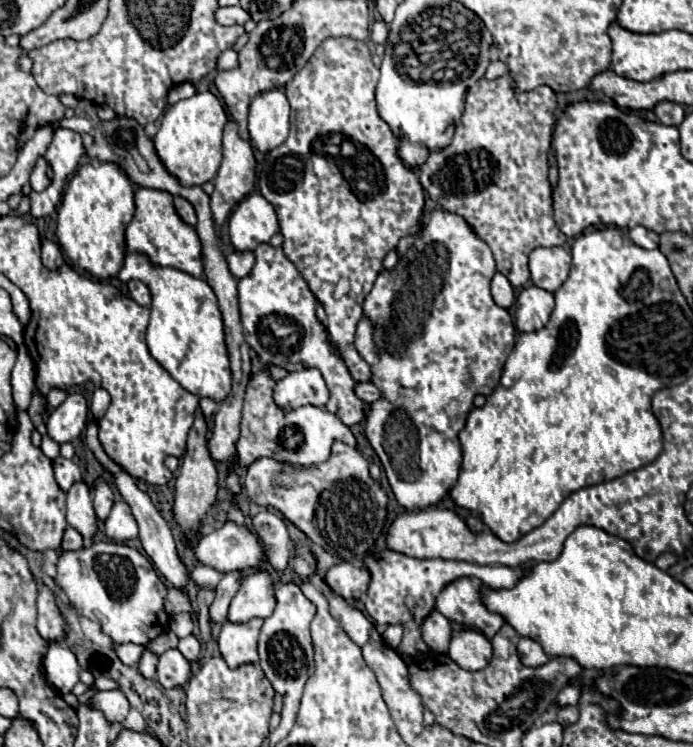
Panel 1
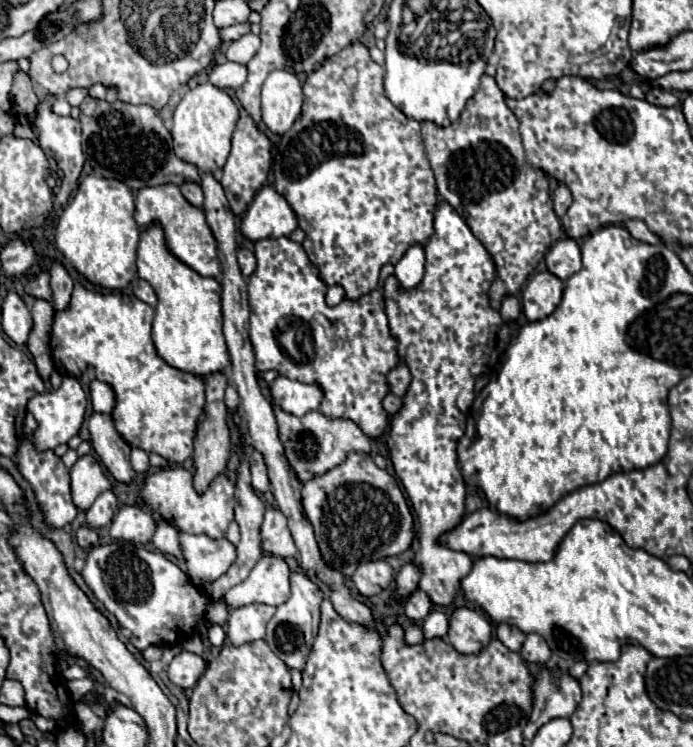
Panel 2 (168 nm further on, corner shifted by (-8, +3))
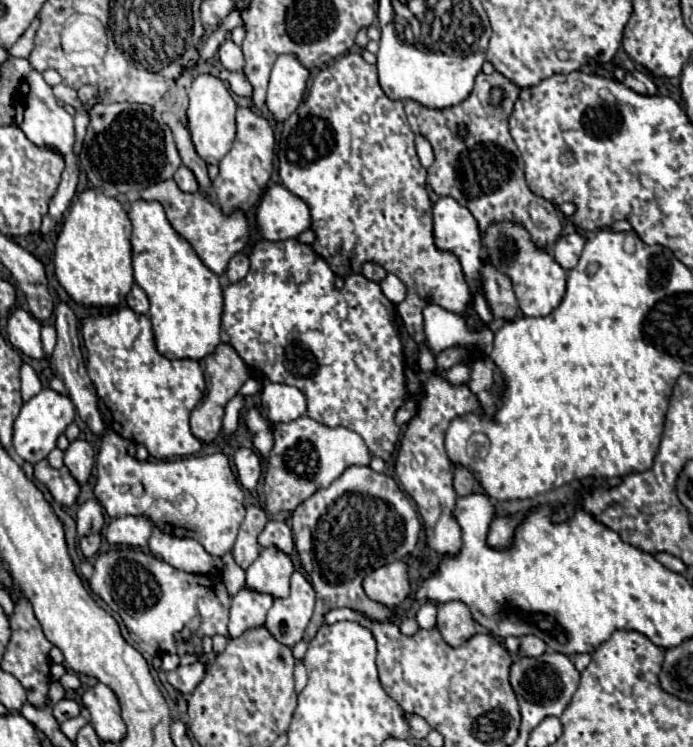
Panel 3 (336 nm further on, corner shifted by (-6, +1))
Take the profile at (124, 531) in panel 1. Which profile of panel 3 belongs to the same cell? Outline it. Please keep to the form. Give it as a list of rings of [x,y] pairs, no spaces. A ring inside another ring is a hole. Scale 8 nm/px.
[[[120,516],[108,524],[106,540],[108,544],[128,544],[128,546],[148,546],[154,524],[146,516]]]

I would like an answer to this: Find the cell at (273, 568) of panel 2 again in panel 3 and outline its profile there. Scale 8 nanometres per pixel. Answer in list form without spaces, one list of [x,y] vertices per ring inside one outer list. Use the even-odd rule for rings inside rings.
[[[264,548],[246,570],[244,586],[260,594],[270,594],[272,598],[286,598],[290,594],[292,572],[290,556],[278,552],[278,548]]]

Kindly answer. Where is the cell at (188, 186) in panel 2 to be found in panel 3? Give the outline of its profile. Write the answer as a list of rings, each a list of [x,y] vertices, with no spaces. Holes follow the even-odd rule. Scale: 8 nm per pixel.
[[[186,166],[178,168],[178,172],[174,174],[174,180],[176,180],[176,184],[178,184],[178,188],[180,188],[182,192],[190,192],[190,194],[192,194],[192,192],[198,192],[198,190],[200,190],[194,174],[192,174]]]

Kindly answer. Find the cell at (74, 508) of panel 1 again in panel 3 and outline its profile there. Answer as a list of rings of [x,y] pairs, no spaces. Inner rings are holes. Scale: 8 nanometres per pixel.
[[[74,440],[70,448],[64,452],[64,466],[70,470],[70,474],[76,478],[80,486],[88,482],[94,464],[96,464],[96,454],[86,440]]]

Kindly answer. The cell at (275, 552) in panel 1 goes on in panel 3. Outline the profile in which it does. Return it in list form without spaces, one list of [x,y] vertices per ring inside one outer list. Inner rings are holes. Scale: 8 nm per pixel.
[[[268,520],[268,524],[264,526],[262,534],[258,536],[258,544],[262,548],[278,548],[284,554],[292,554],[294,550],[294,540],[292,540],[292,530],[278,520]]]

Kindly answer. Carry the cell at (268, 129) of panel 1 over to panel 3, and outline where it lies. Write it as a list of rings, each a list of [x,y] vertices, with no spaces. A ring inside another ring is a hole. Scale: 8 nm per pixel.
[[[280,56],[274,62],[268,94],[266,94],[266,106],[276,122],[284,122],[290,118],[290,114],[296,112],[298,104],[304,98],[308,80],[308,70],[294,60],[294,56]]]

